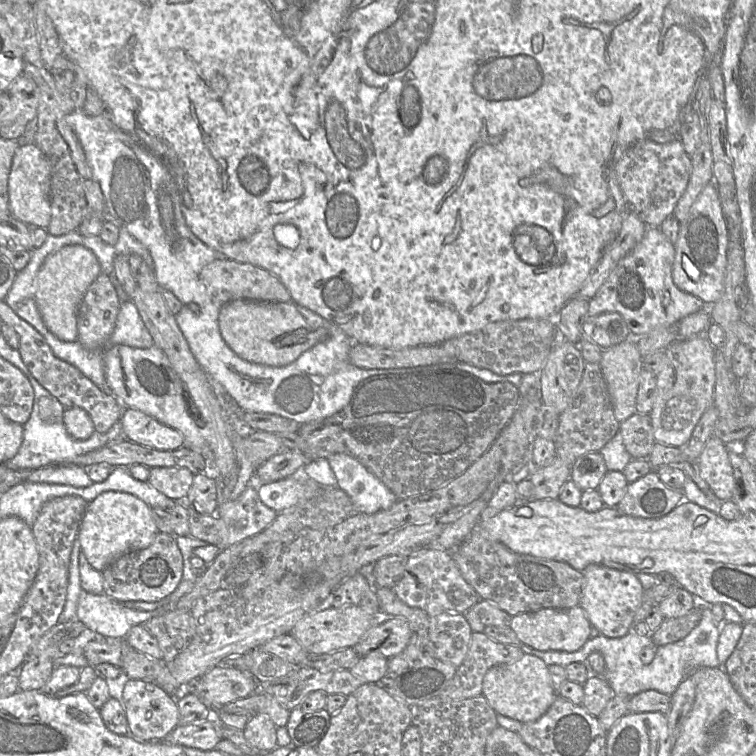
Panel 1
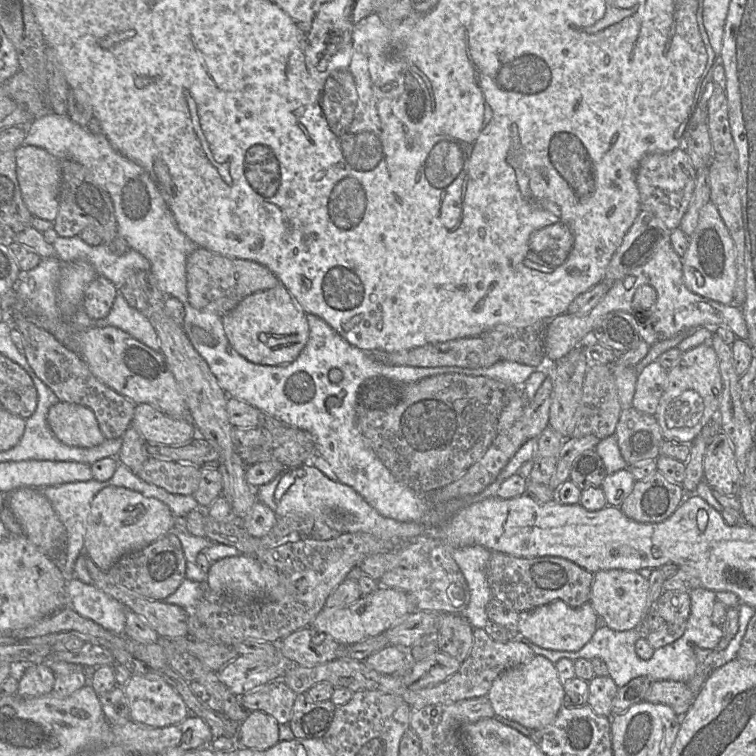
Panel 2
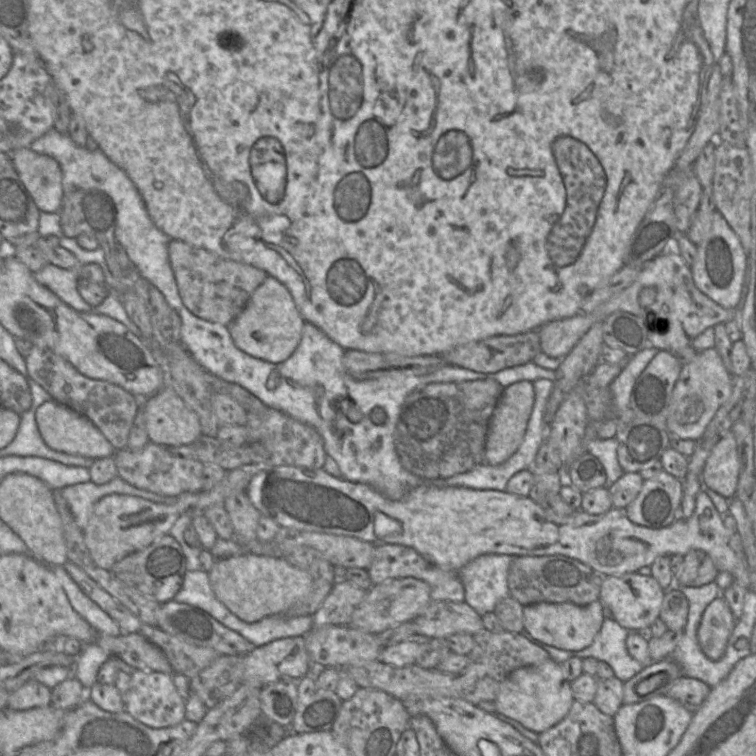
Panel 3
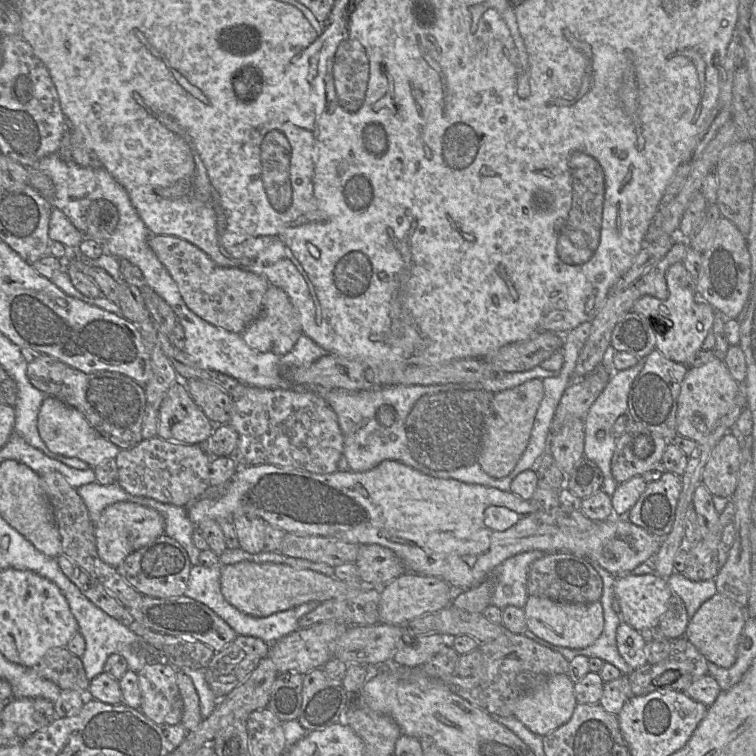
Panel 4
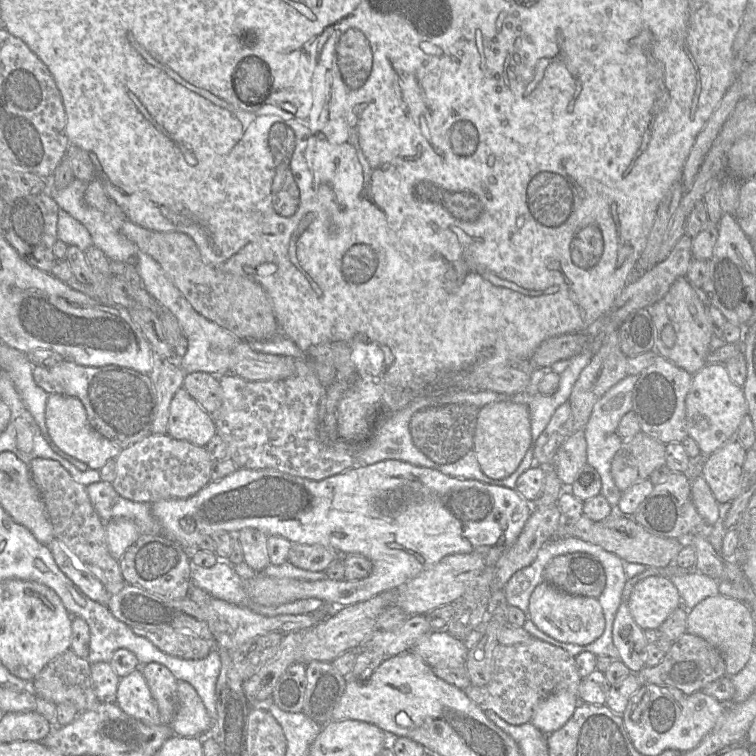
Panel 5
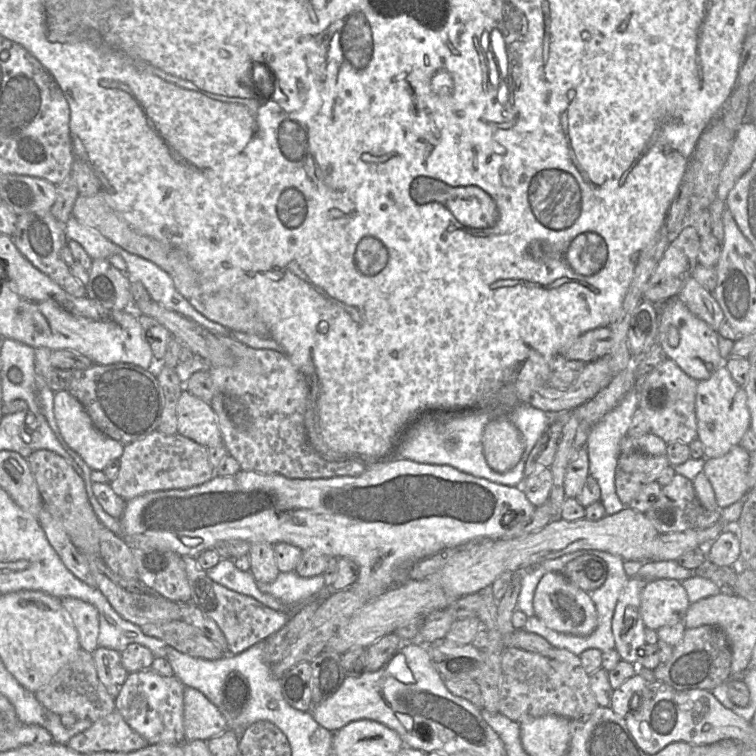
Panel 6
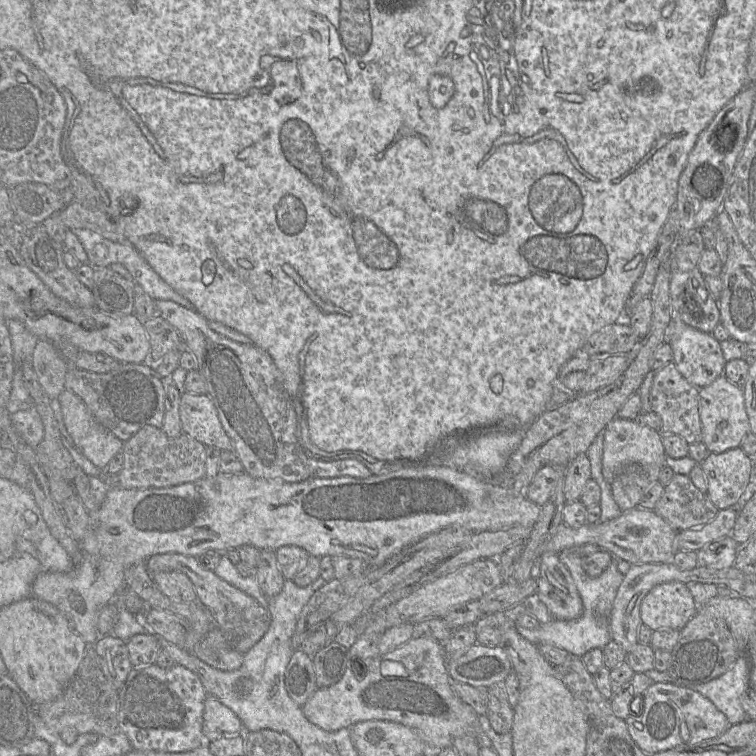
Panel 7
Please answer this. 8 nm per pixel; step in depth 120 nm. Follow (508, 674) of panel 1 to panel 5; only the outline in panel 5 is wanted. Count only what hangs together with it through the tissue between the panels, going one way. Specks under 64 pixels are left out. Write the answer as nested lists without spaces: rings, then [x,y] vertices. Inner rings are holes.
[[[565,689],[558,690],[538,704],[530,723],[549,735],[568,722],[579,703],[577,695]]]

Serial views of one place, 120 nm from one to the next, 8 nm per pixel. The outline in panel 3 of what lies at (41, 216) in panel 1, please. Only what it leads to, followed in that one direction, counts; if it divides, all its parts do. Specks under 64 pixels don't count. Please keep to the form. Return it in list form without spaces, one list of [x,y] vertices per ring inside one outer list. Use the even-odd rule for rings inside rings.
[[[30,148],[11,152],[17,174],[41,212],[58,212],[62,204],[62,171],[58,162]]]

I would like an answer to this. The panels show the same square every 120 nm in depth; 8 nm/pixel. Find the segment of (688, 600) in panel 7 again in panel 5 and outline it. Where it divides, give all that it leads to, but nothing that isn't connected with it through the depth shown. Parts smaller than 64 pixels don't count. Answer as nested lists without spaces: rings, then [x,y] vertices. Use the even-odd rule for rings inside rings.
[[[649,576],[638,582],[628,600],[630,613],[642,629],[658,629],[682,605],[677,588],[667,576]]]

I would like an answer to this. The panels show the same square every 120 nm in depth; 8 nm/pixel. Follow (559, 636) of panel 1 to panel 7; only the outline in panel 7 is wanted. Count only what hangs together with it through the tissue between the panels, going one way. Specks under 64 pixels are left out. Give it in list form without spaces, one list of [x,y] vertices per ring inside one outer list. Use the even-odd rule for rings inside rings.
[[[543,553],[536,594],[553,619],[573,620],[583,614],[582,599],[567,567],[556,553]]]

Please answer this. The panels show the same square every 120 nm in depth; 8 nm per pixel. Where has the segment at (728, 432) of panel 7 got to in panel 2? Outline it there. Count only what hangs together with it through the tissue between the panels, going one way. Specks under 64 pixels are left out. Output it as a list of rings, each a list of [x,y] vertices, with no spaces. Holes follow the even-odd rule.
[[[701,344],[683,352],[678,364],[668,370],[665,389],[654,415],[664,439],[692,443],[703,428],[716,418],[722,390],[719,360],[711,344]]]

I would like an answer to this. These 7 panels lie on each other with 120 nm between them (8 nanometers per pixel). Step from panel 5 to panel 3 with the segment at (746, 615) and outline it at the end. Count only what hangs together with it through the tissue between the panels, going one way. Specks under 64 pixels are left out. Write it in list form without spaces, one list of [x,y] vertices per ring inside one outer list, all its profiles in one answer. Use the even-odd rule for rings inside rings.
[[[718,596],[706,607],[697,631],[699,645],[706,657],[713,661],[722,658],[736,623],[723,596]]]

